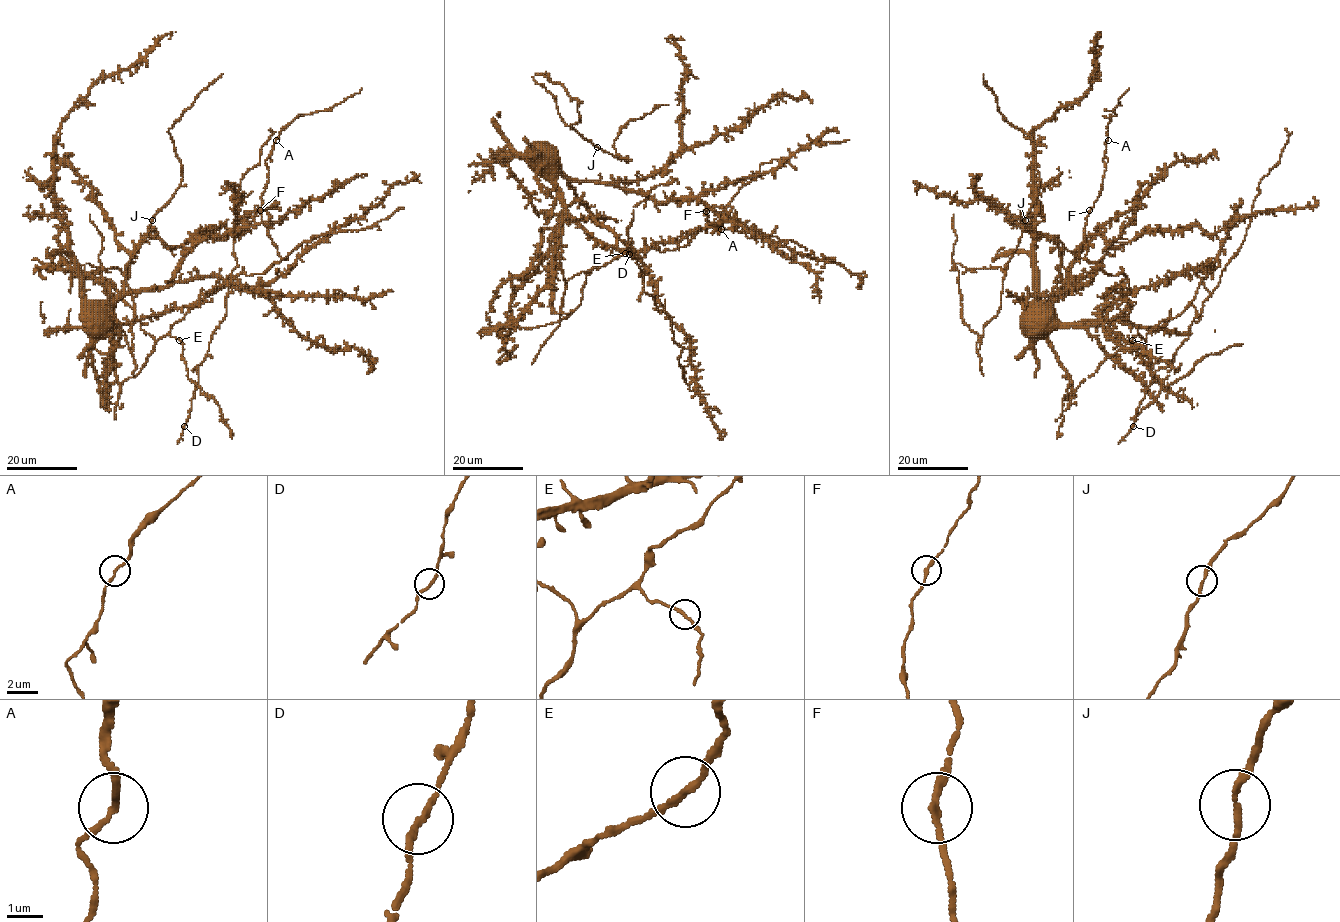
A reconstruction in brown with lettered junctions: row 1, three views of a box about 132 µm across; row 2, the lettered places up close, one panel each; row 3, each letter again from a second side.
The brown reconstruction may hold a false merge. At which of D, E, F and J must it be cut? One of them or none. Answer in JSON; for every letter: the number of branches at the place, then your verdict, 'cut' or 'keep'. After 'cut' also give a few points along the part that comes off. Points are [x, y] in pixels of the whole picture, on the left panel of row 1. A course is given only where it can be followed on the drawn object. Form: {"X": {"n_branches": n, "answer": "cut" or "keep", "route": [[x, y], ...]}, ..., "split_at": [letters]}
{"D": {"n_branches": 2, "answer": "keep"}, "E": {"n_branches": 2, "answer": "keep"}, "F": {"n_branches": 2, "answer": "keep"}, "J": {"n_branches": 2, "answer": "keep"}, "split_at": []}

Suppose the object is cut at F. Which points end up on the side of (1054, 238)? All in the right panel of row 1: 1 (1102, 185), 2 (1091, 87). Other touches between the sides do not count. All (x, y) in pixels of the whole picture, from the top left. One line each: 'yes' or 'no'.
1: no
2: yes

